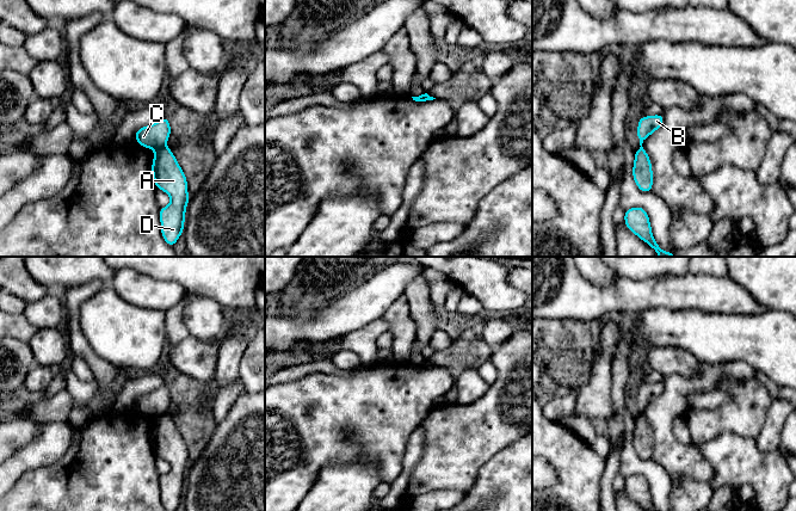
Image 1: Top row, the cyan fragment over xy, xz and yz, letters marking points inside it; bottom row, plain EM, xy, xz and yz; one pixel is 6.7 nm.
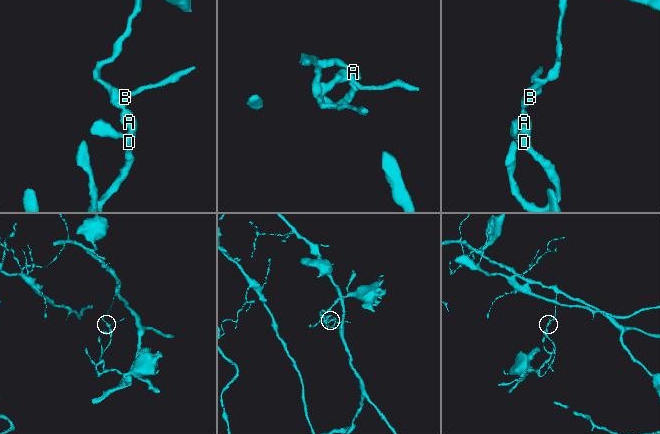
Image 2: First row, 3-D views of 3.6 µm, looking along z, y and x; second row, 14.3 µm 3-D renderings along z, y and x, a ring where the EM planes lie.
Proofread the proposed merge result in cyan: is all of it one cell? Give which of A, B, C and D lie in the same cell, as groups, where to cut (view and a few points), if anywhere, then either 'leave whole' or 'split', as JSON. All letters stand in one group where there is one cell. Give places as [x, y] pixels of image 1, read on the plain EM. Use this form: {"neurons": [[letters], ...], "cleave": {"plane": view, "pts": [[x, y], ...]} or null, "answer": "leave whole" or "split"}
{"neurons": [["A", "D"], ["B", "C"]], "cleave": {"plane": "xy", "pts": [[165, 413], [155, 418]]}, "answer": "split"}

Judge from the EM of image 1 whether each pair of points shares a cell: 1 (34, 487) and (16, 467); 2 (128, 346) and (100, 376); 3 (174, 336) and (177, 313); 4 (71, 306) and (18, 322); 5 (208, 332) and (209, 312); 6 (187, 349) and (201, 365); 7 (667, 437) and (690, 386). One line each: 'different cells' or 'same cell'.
1: different cells
2: different cells
3: same cell
4: different cells
5: same cell
6: same cell
7: same cell

